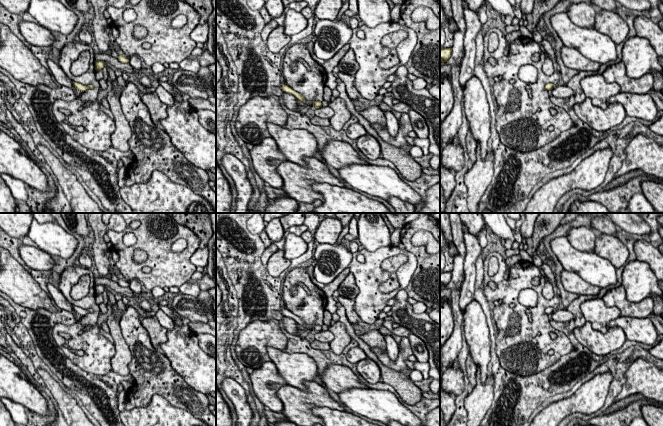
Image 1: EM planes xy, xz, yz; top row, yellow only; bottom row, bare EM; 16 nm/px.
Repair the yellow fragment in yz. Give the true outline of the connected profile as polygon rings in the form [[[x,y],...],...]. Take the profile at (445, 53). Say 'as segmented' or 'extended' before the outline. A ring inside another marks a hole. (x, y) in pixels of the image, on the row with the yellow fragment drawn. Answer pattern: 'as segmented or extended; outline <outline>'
as segmented; outline [[[442,48],[440,49],[440,66],[443,62],[448,62],[452,55],[452,48]]]

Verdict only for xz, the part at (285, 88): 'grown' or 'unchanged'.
unchanged

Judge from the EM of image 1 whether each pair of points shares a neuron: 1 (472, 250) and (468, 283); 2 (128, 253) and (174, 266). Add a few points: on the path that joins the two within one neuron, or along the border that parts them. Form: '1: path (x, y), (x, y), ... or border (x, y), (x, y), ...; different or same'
1: path (471, 258), (470, 275); same
2: path (139, 246), (151, 246), (163, 258); same

